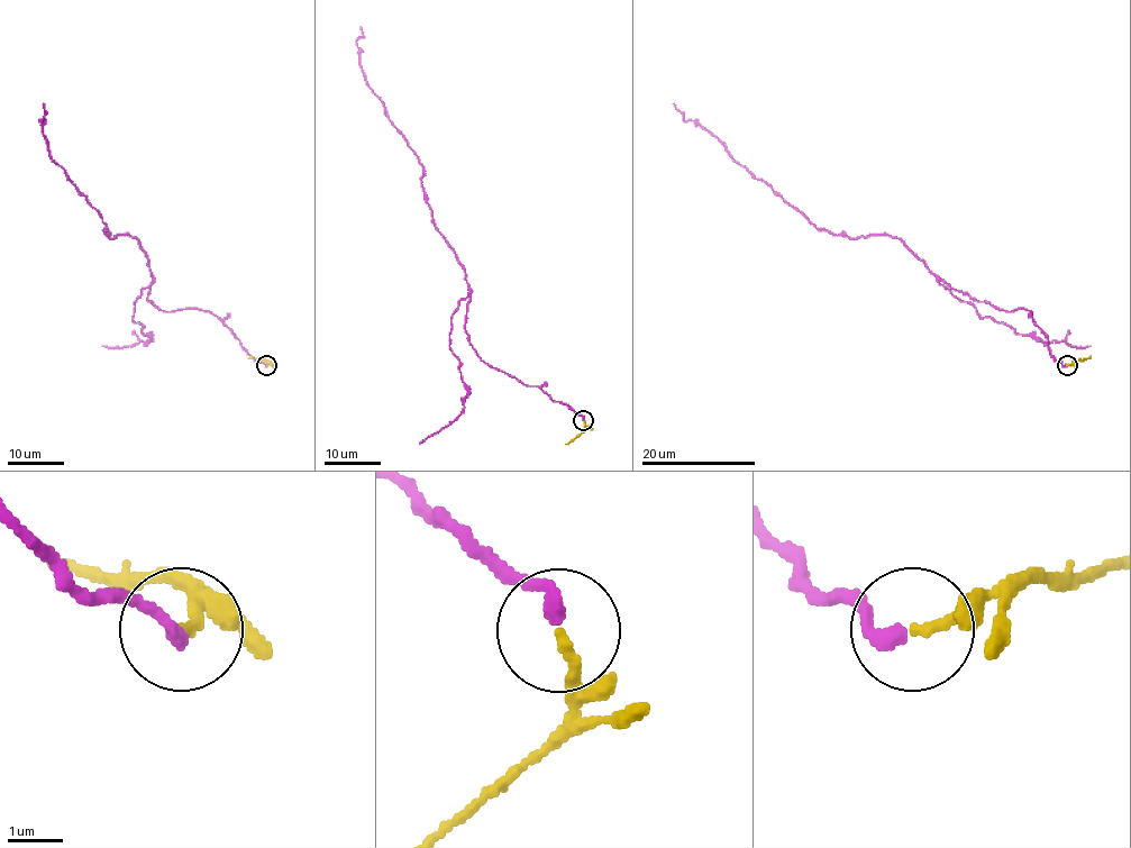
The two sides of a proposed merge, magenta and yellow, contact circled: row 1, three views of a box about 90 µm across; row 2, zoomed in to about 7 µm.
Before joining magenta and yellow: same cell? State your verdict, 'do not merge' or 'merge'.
merge

